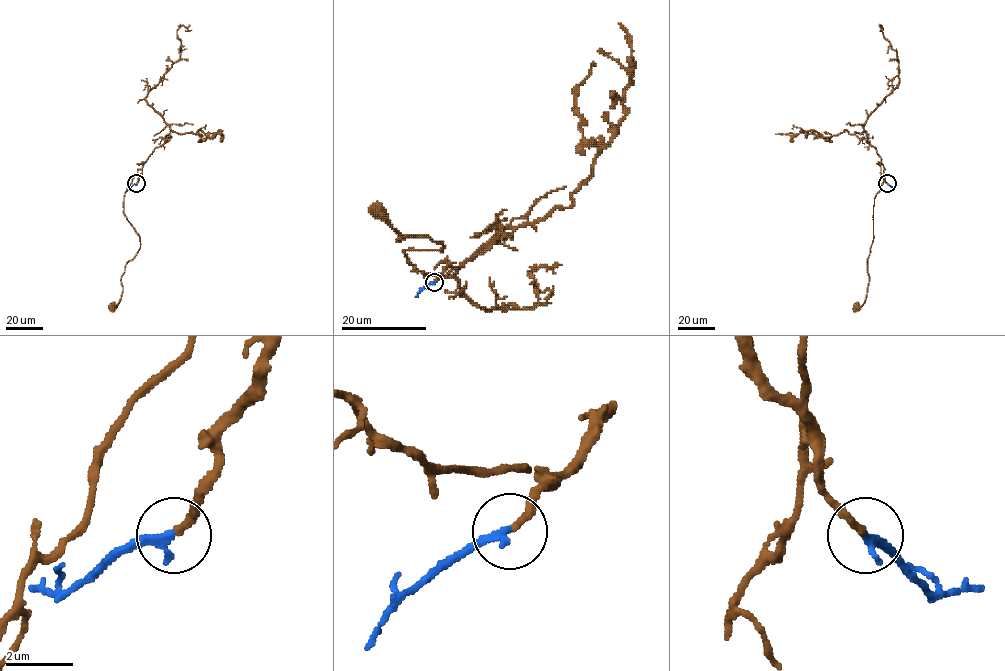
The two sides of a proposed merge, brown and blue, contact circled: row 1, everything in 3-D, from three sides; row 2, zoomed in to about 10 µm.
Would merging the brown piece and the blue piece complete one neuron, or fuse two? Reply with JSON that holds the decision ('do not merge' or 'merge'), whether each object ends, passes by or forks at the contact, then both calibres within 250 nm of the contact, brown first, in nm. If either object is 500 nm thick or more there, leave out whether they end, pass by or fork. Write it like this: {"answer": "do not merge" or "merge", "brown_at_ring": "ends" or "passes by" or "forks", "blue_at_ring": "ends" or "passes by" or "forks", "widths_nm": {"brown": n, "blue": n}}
{"answer": "merge", "brown_at_ring": "ends", "blue_at_ring": "ends", "widths_nm": {"brown": 200, "blue": 240}}

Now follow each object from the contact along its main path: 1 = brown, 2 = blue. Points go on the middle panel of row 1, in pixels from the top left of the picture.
1: (434, 282), (450, 266), (445, 277), (423, 274), (403, 251), (443, 245), (398, 240), (380, 210)
2: (434, 282), (425, 285), (416, 297)

